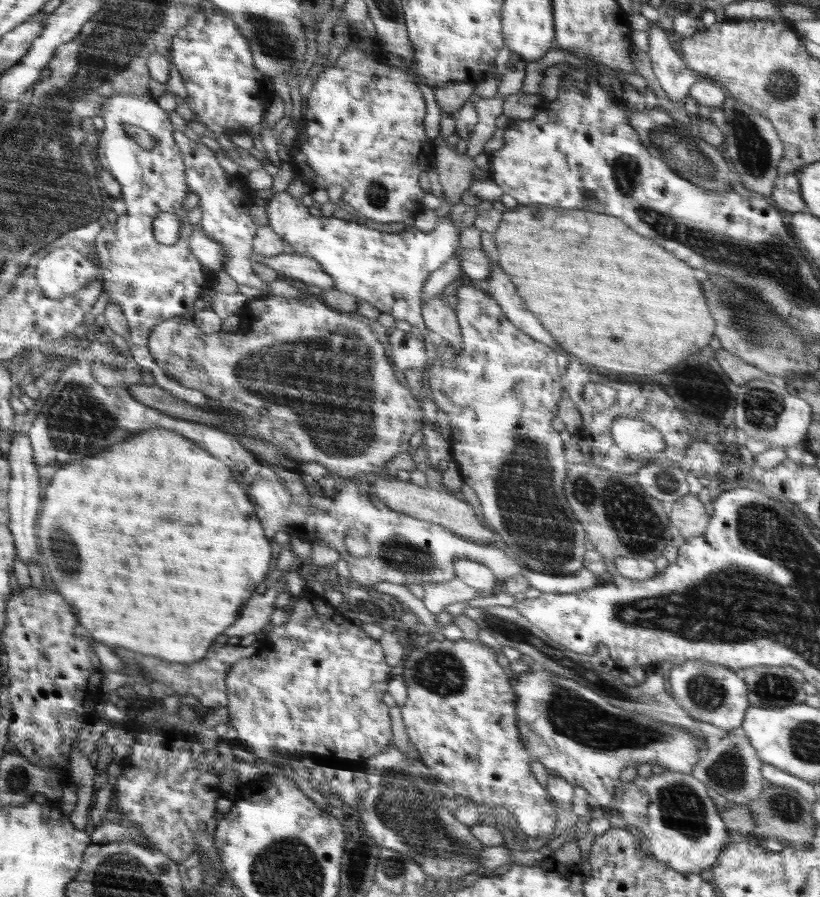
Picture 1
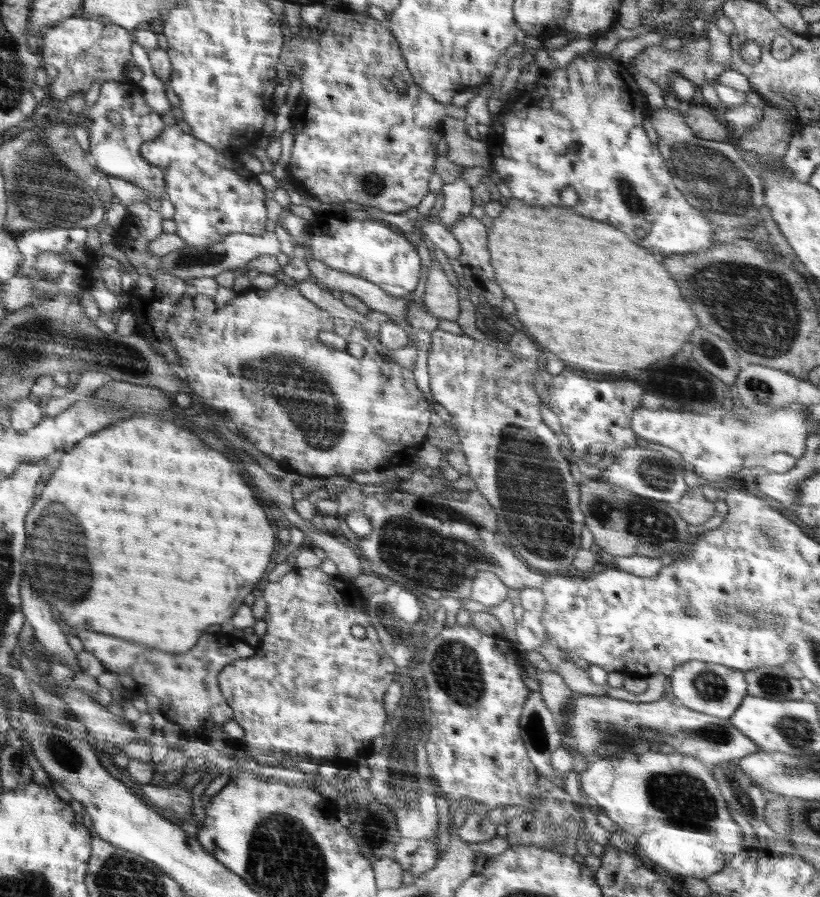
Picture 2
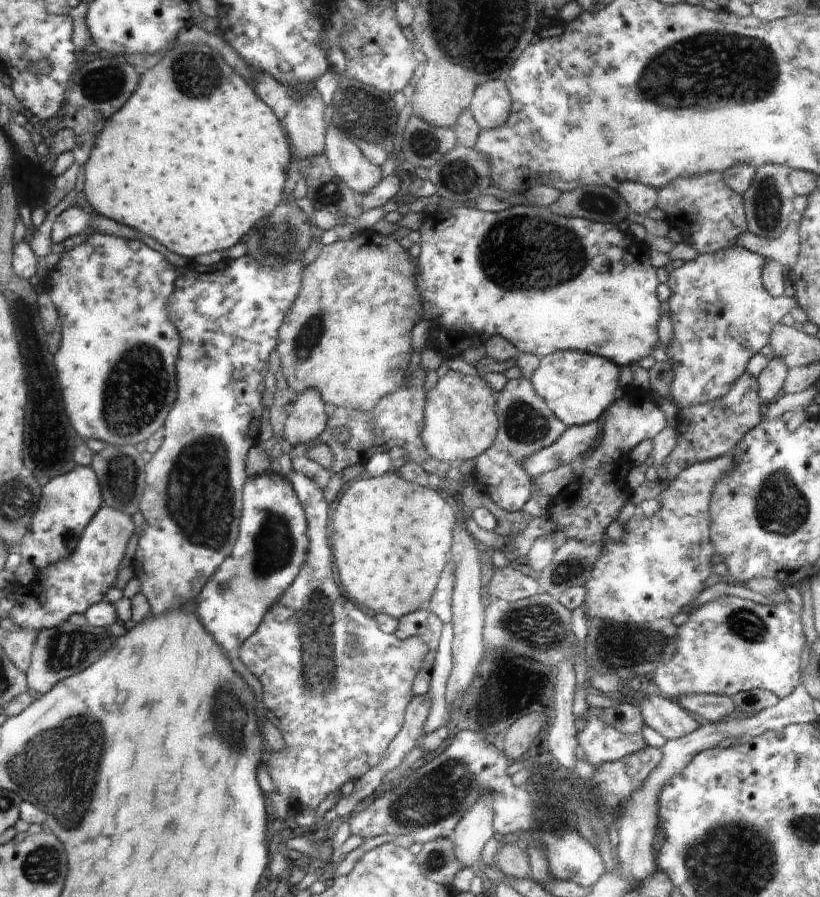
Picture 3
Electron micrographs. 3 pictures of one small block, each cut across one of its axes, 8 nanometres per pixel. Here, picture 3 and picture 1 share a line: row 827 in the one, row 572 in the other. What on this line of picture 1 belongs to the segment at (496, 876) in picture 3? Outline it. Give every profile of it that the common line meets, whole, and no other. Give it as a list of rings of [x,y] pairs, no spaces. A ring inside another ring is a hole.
[[[458,558],[454,570],[456,577],[460,578],[462,582],[466,582],[470,588],[474,588],[476,593],[492,594],[496,591],[495,586],[500,584],[492,570],[476,560]]]

